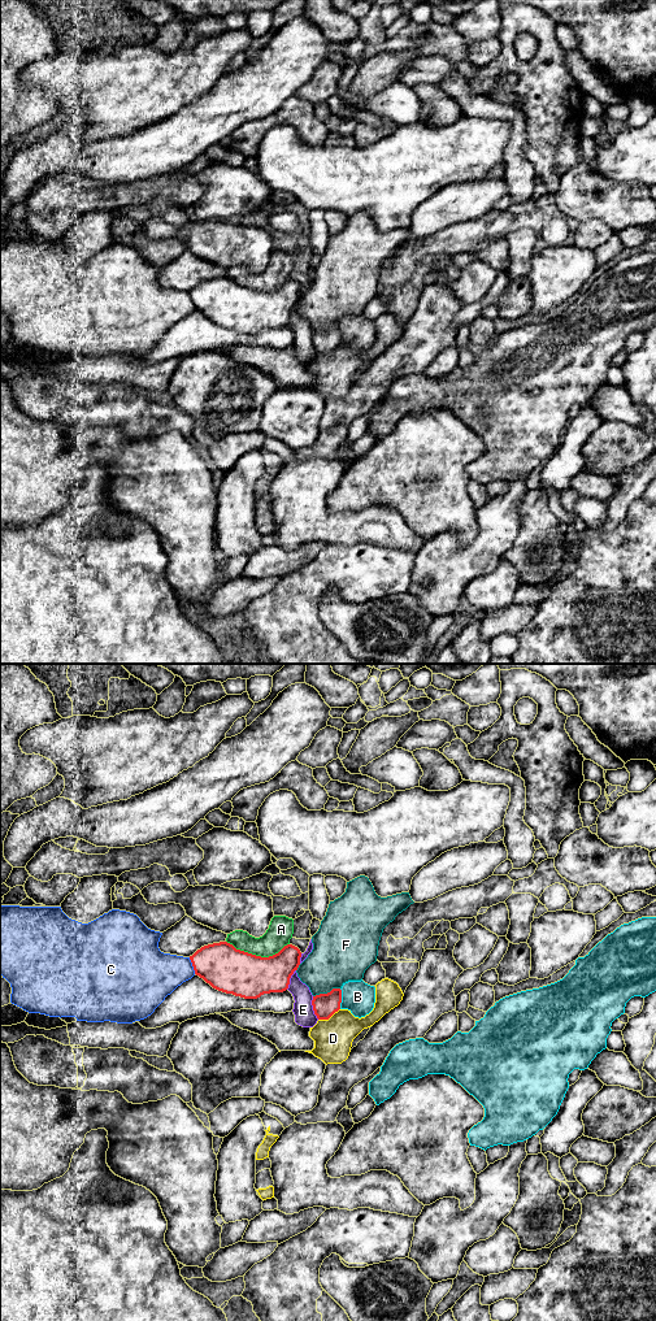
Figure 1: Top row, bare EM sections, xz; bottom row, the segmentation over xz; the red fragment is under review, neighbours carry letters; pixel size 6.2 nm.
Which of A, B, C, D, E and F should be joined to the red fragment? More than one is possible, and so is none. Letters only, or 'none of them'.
none of them

